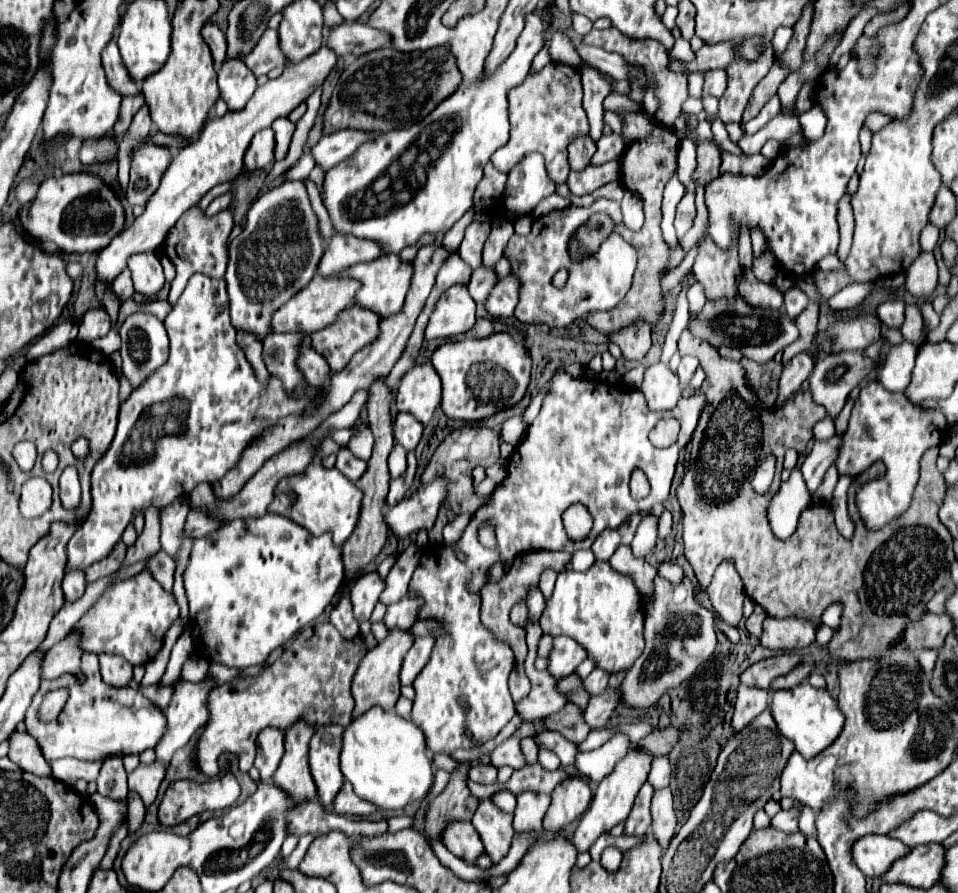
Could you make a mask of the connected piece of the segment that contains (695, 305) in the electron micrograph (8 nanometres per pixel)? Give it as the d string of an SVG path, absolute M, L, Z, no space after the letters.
M699 283L691 285L691 289L687 291L687 299L689 299L689 315L697 315L701 313L703 305L705 305L705 295Z

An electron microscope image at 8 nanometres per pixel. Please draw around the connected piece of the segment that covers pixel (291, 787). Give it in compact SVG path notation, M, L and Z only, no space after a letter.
M305 723L287 729L285 755L273 775L273 783L283 789L293 803L305 803L311 801L311 797L317 797L317 789L307 763L307 749L313 731L315 729Z

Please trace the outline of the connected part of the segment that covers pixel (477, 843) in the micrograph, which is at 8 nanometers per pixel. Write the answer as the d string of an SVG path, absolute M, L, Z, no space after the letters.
M453 821L451 825L447 825L441 843L469 865L473 865L473 861L483 853L479 833L467 821Z

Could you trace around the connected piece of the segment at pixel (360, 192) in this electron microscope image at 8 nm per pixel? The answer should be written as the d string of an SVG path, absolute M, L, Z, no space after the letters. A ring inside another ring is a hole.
M536 13L525 17L525 26L519 35L511 57L491 73L491 77L479 79L475 83L461 83L447 101L441 101L423 121L415 123L409 129L389 131L377 137L377 141L363 145L353 157L331 167L325 173L323 181L323 205L329 213L335 233L351 233L353 237L363 237L375 241L383 253L399 253L405 247L415 245L423 233L449 231L463 213L473 205L473 191L483 177L483 167L489 163L491 155L507 143L509 137L509 119L507 119L507 93L515 85L523 83L527 77L533 57L547 45L545 25ZM381 175L389 175L391 185L383 191L371 187Z

